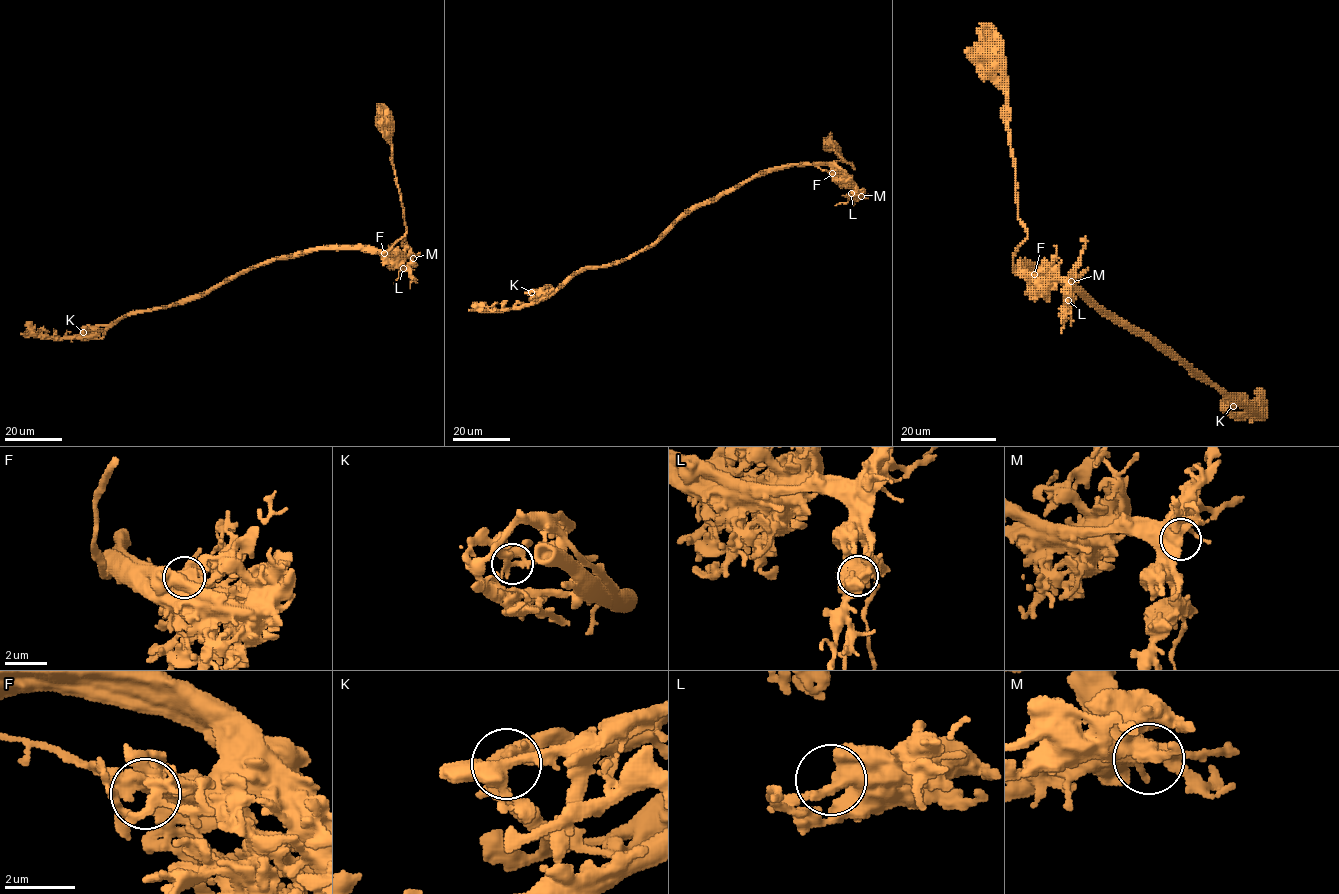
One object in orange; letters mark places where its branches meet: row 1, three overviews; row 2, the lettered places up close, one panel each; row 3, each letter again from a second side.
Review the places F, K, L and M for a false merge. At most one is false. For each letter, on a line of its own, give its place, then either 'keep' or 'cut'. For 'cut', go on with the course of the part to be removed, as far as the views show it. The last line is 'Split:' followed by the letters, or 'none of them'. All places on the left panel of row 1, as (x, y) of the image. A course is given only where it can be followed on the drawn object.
F: (384, 253) | keep
K: (83, 332) | cut | (83, 332), (183, 304), (262, 263), (324, 248), (408, 256), (394, 284)
L: (403, 268) | keep
M: (413, 258) | keep
Split: K

